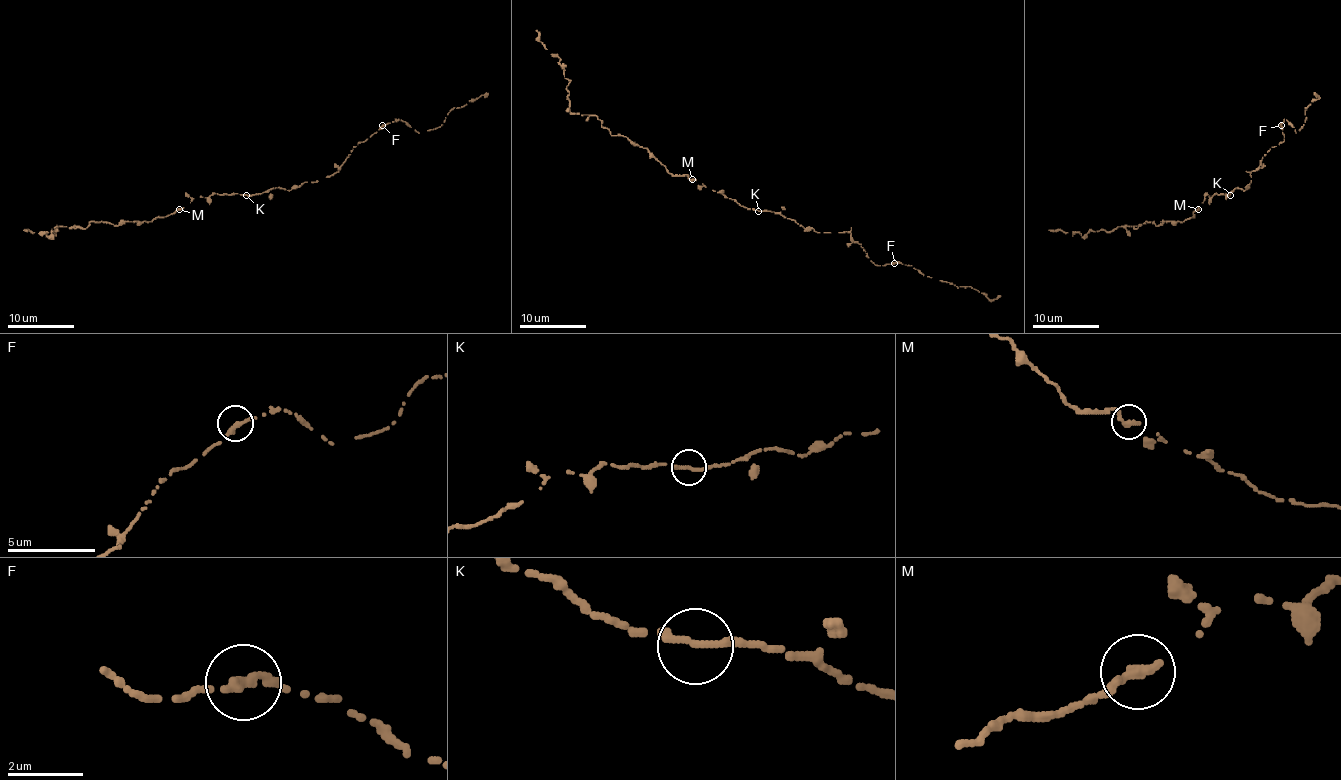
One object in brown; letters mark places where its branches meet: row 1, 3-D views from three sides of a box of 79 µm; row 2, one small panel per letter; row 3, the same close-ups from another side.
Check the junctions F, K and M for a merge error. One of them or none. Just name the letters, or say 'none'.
none

